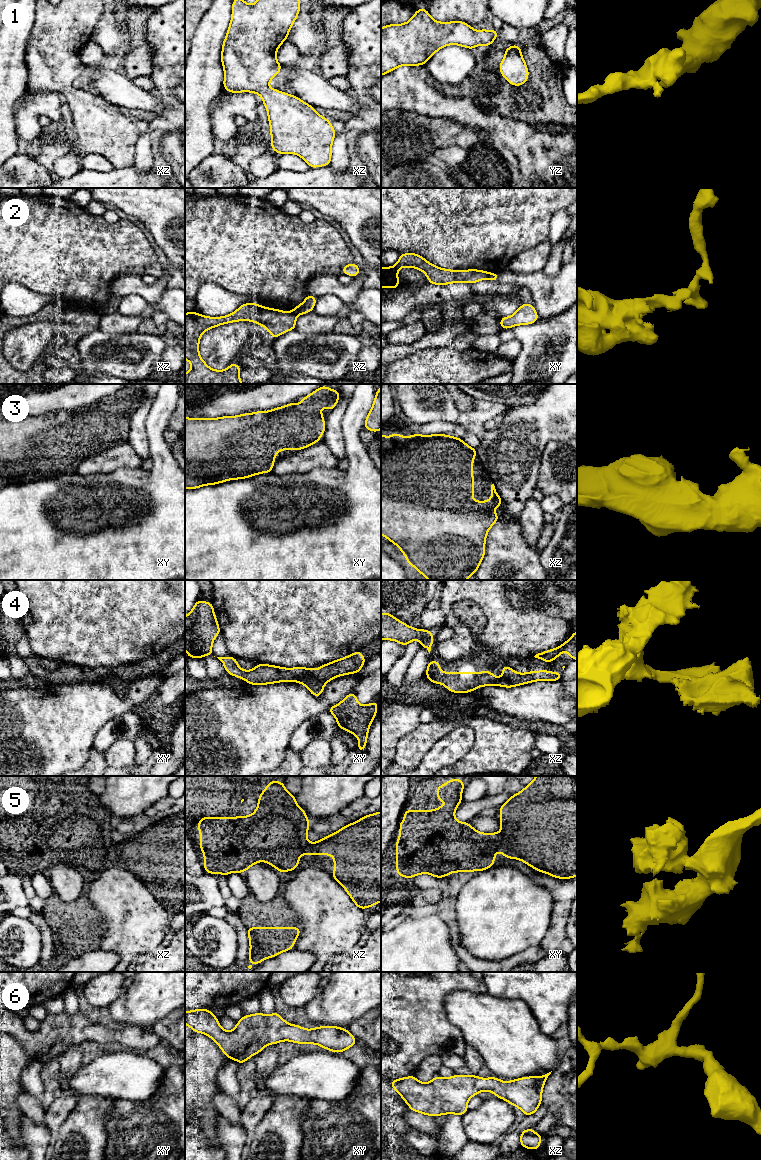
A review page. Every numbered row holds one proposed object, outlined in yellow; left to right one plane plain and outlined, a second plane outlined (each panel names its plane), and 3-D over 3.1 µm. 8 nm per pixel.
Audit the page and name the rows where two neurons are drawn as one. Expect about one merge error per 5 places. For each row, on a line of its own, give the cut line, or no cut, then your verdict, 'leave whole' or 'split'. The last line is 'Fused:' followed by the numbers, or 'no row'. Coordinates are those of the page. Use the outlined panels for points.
1: no cut | leave whole
2: xy (490, 273), (487, 278) | split
3: no cut | leave whole
4: no cut | leave whole
5: no cut | leave whole
6: no cut | leave whole
Fused: 2

